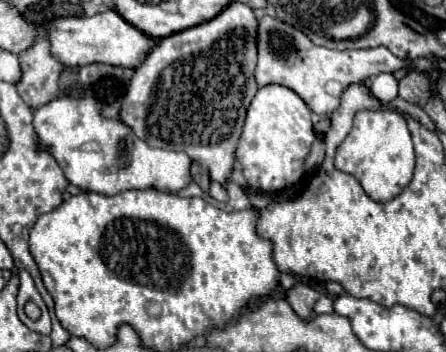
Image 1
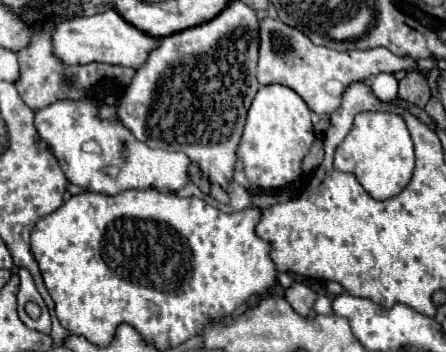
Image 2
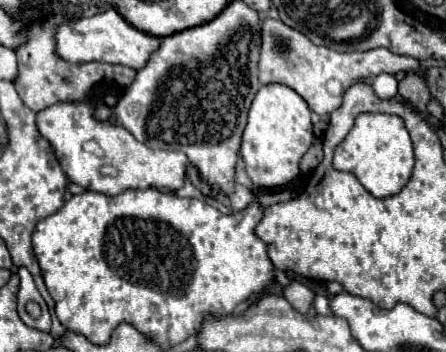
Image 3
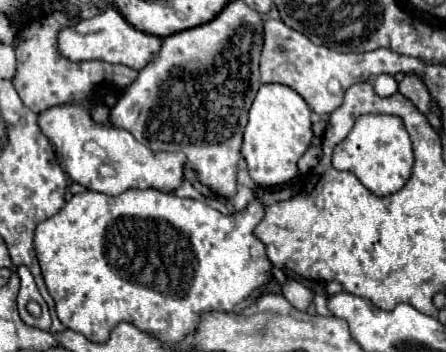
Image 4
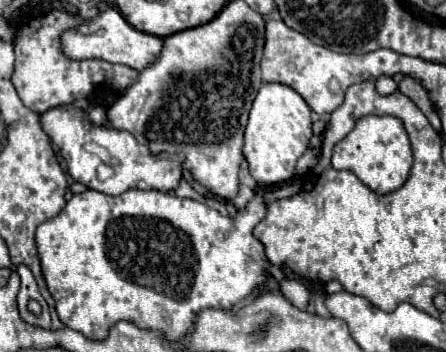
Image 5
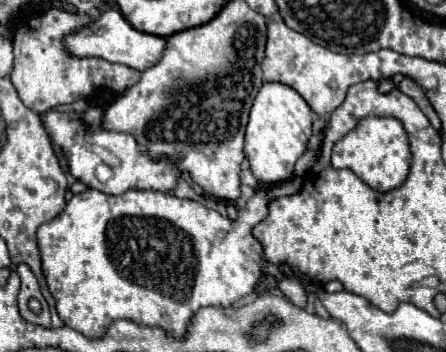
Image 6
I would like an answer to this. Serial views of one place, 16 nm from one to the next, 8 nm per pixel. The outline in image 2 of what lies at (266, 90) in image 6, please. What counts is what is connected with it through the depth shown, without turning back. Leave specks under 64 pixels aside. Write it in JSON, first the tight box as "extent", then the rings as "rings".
{"extent":[236,84,314,192],"rings":[[[268,84],[258,90],[248,108],[246,126],[236,150],[252,188],[266,192],[280,190],[302,176],[302,160],[314,142],[310,116],[310,108],[294,90],[282,84]]]}

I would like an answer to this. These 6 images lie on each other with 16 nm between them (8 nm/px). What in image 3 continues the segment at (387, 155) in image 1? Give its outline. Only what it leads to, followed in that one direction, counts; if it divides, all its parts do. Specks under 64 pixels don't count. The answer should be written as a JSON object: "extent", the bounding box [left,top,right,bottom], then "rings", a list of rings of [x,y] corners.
{"extent":[334,112,414,200],"rings":[[[384,112],[358,114],[354,120],[354,128],[334,152],[334,168],[352,172],[374,198],[382,200],[398,194],[408,184],[414,168],[412,140],[404,120],[396,114]]]}

